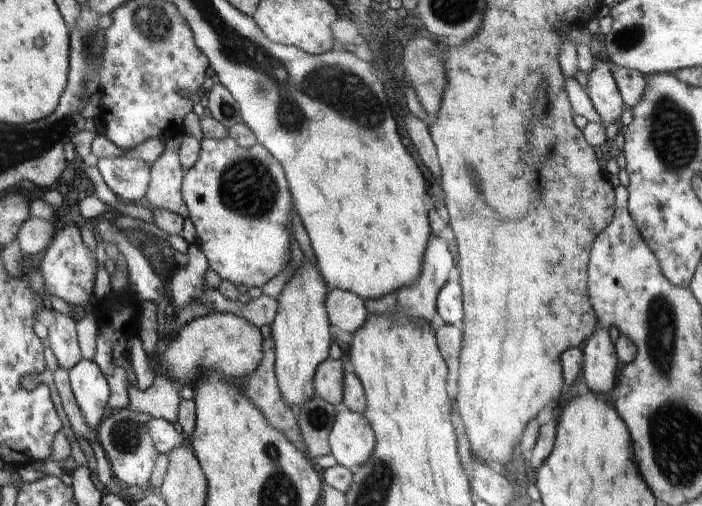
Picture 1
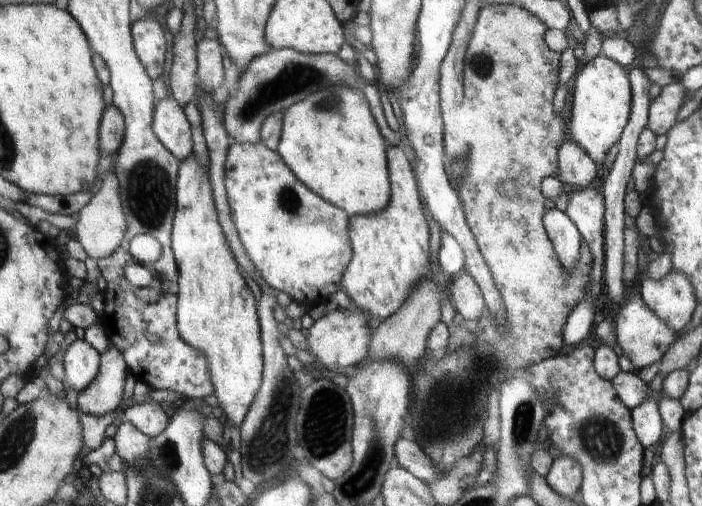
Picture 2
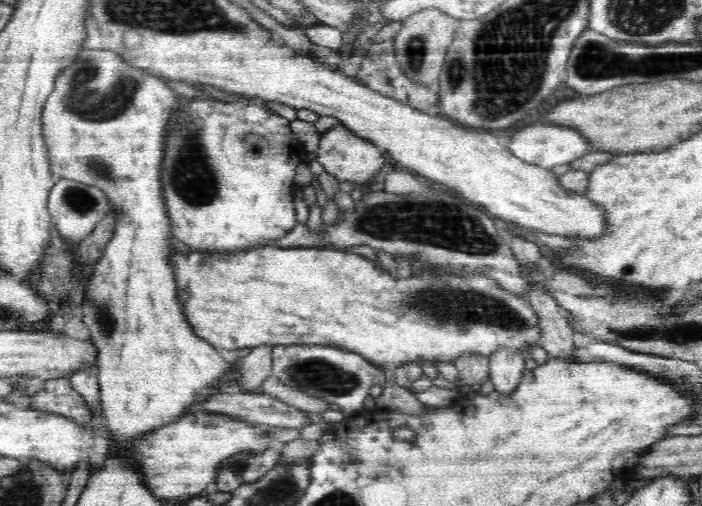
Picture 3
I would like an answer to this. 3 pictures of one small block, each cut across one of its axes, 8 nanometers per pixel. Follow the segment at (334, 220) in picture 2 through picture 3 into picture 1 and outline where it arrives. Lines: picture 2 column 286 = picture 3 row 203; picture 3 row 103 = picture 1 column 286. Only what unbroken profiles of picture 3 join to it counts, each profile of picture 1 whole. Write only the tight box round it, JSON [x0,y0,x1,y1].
[183,136,290,288]

